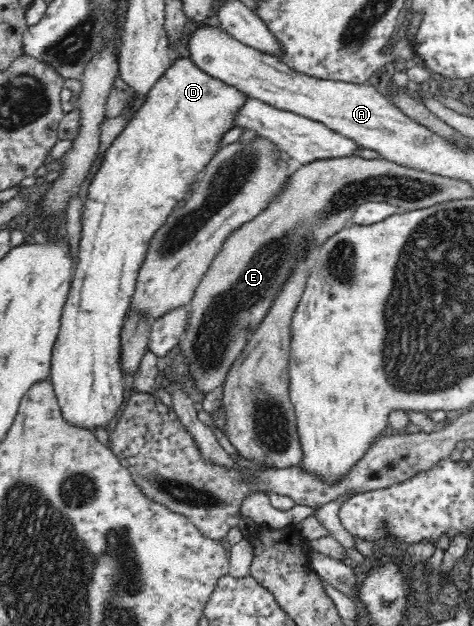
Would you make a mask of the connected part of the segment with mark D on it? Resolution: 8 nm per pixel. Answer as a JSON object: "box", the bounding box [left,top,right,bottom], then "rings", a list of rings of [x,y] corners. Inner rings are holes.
{"box":[50,57,246,431],"rings":[[[190,57],[182,58],[158,80],[137,110],[138,114],[106,150],[101,168],[92,178],[81,214],[81,241],[74,280],[61,314],[61,328],[51,356],[50,379],[55,395],[64,418],[73,426],[83,426],[93,431],[96,426],[104,426],[115,418],[124,404],[124,378],[118,346],[146,248],[176,204],[187,199],[194,180],[200,178],[206,165],[218,152],[222,136],[233,129],[231,125],[239,112],[238,106],[242,106],[246,98],[236,88],[211,78],[197,68]]]}

